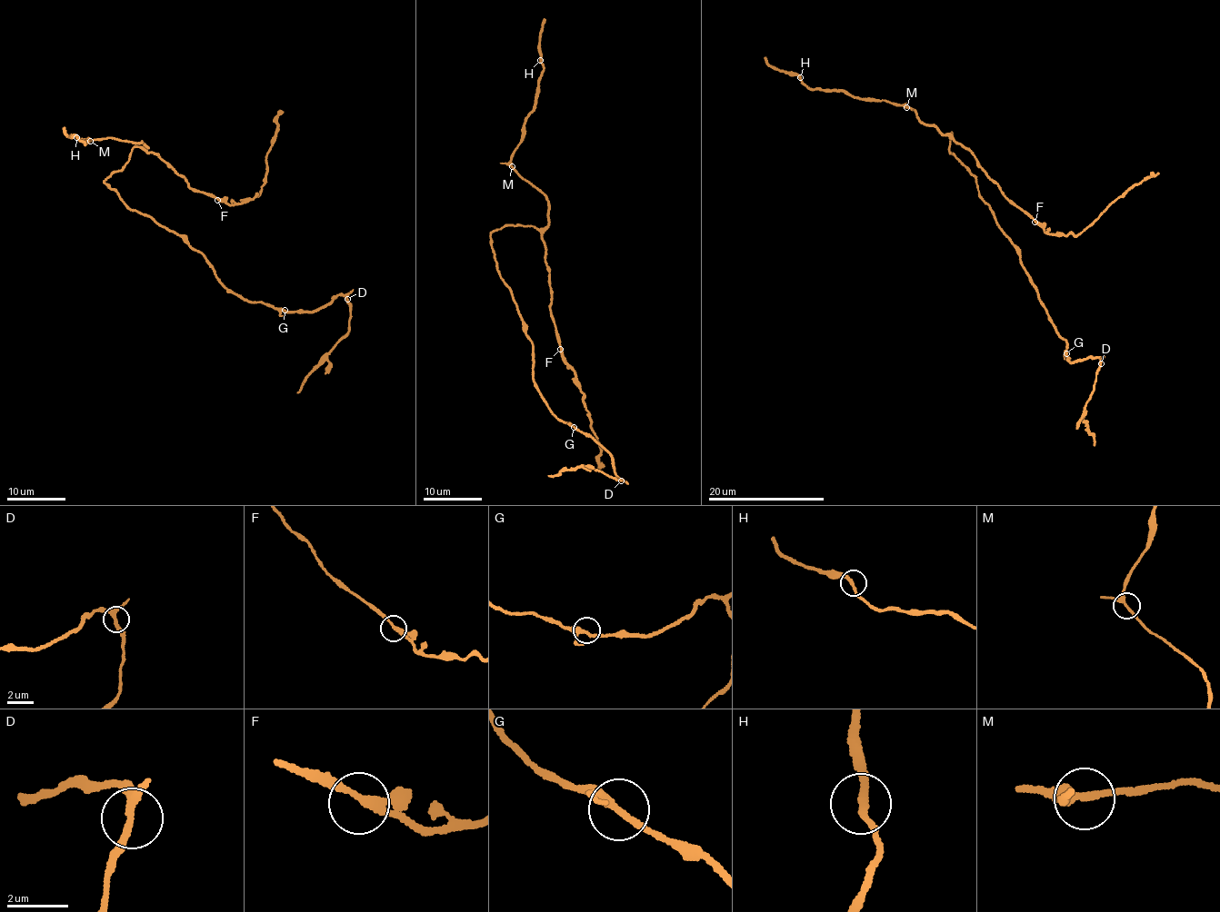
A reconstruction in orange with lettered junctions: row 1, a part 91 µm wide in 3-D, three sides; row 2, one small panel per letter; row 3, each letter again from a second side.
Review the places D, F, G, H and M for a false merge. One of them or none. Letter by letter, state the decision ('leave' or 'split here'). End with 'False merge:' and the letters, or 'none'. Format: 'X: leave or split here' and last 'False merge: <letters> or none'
D: leave
F: leave
G: leave
H: leave
M: leave
False merge: none

